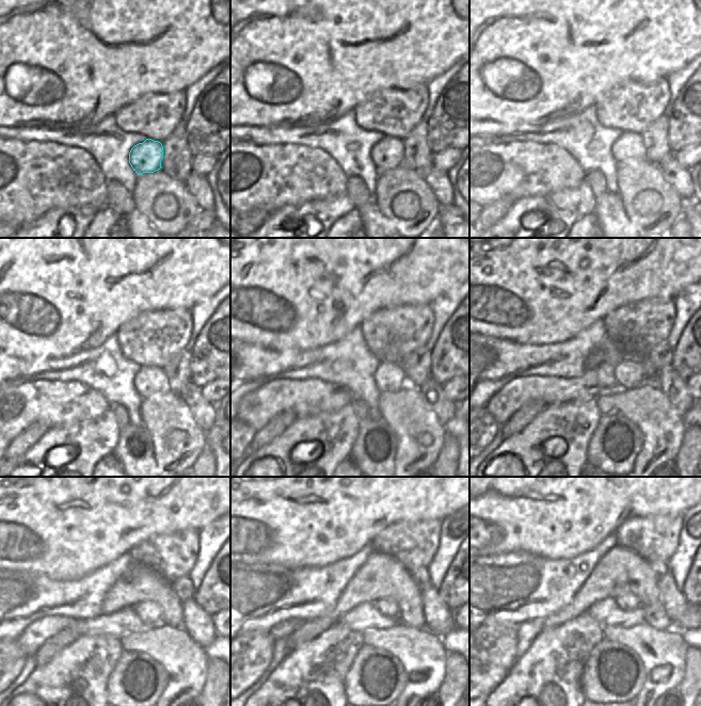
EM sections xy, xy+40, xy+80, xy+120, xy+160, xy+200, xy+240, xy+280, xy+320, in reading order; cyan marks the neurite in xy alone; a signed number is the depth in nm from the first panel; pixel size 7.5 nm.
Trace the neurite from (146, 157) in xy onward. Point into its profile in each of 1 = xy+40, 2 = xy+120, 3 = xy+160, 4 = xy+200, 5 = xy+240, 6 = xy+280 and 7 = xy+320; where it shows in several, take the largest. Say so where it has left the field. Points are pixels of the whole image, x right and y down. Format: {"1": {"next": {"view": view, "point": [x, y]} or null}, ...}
{"1": {"next": {"view": "xy+40", "point": [387, 154]}}, "2": {"next": {"view": "xy+120", "point": [148, 381]}}, "3": {"next": {"view": "xy+160", "point": [388, 378]}}, "4": {"next": {"view": "xy+200", "point": [628, 374]}}, "5": {"next": {"view": "xy+240", "point": [149, 613]}}, "6": {"next": {"view": "xy+280", "point": [387, 607]}}, "7": {"next": {"view": "xy+320", "point": [626, 602]}}}

